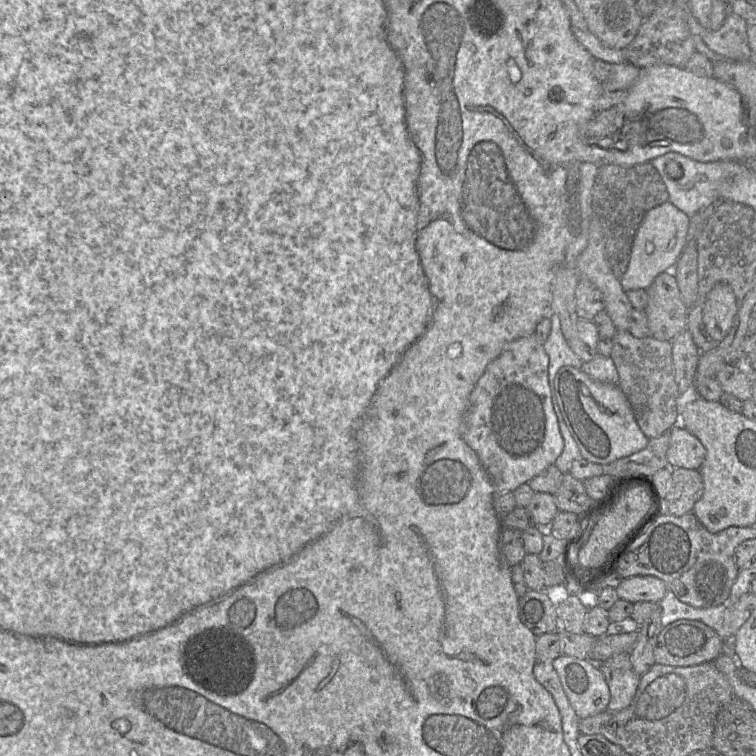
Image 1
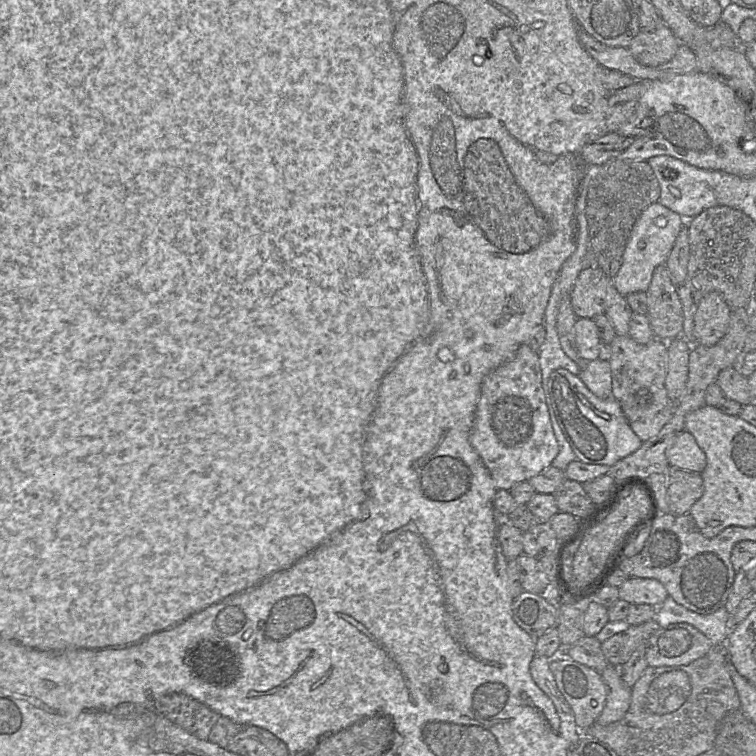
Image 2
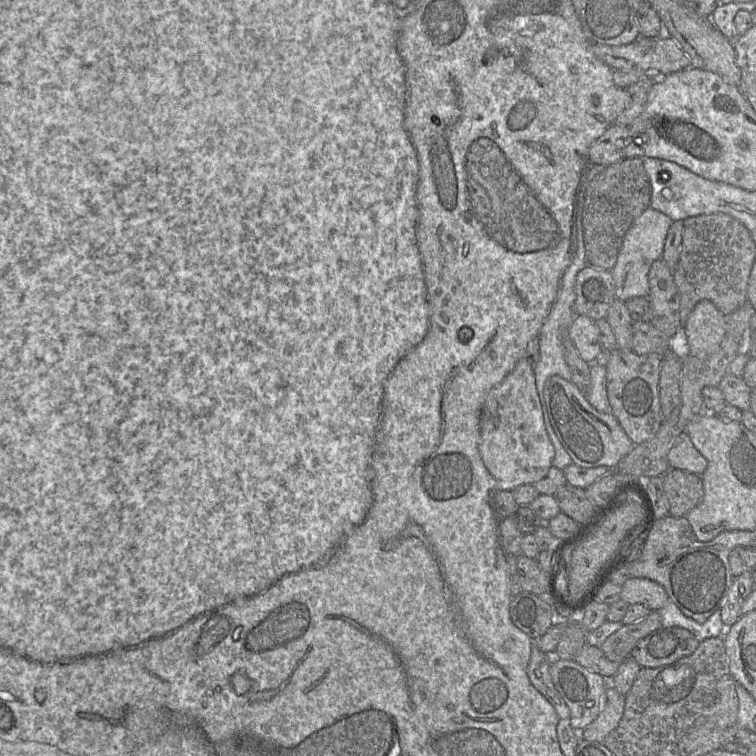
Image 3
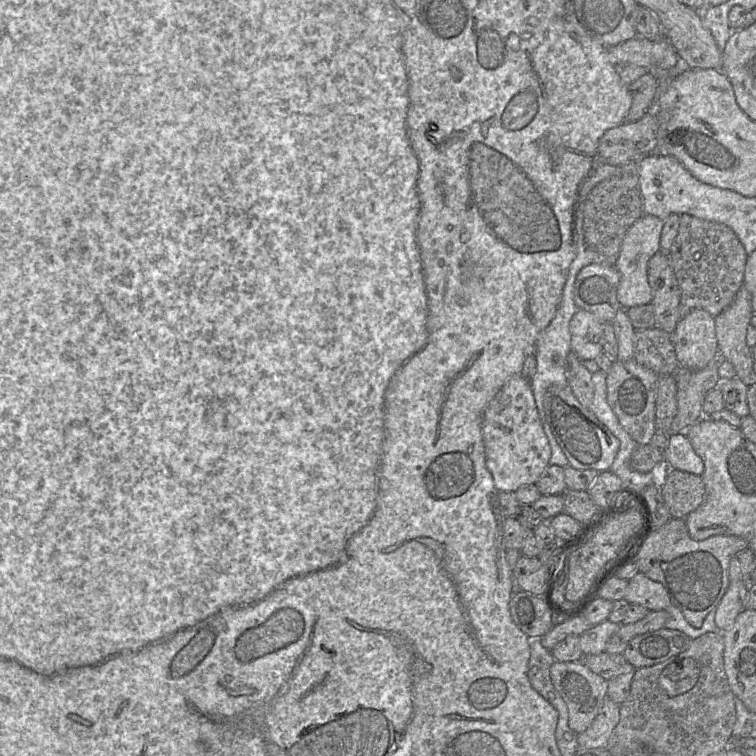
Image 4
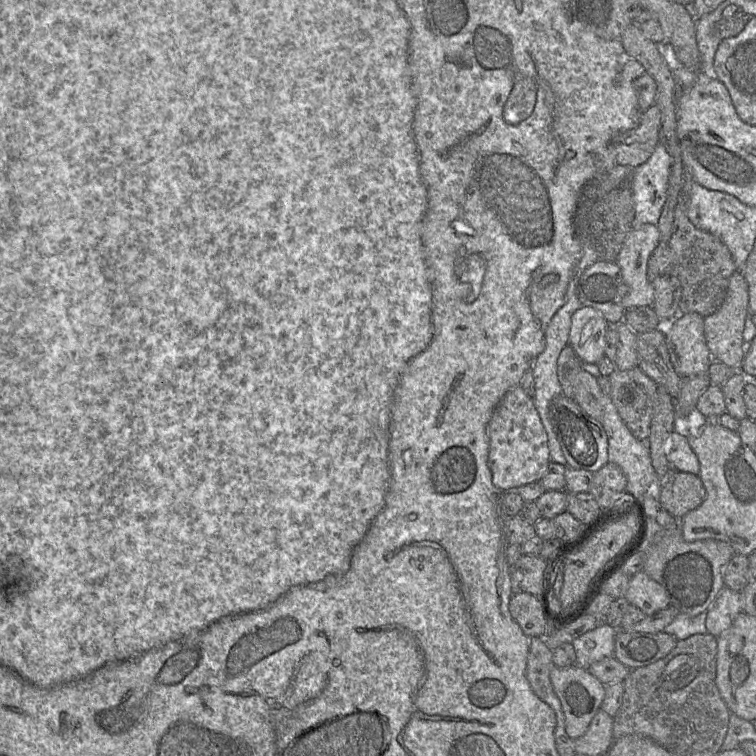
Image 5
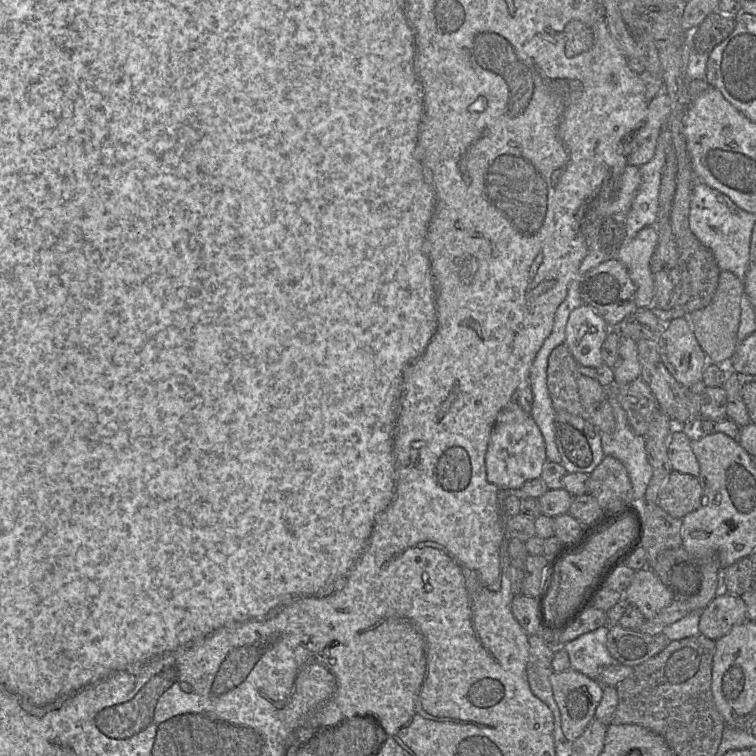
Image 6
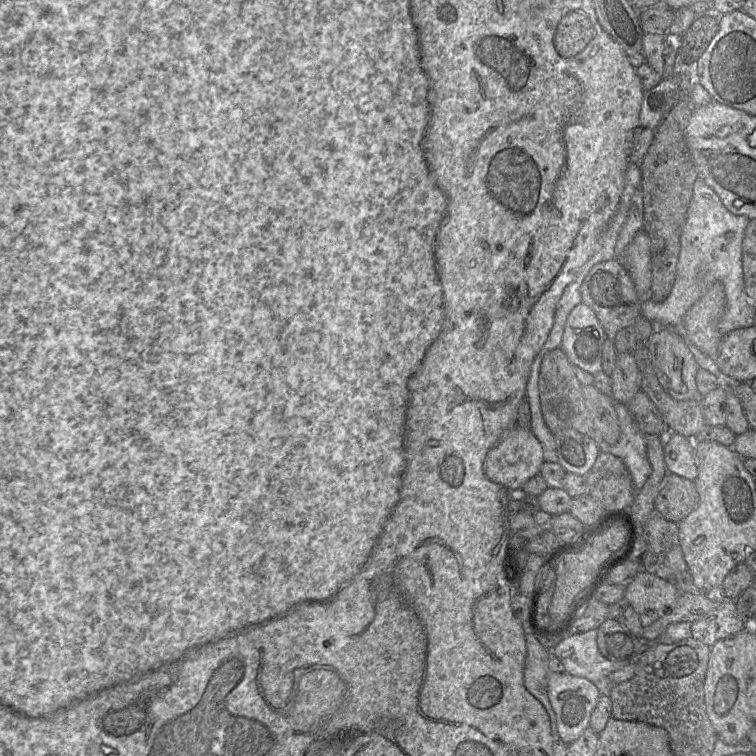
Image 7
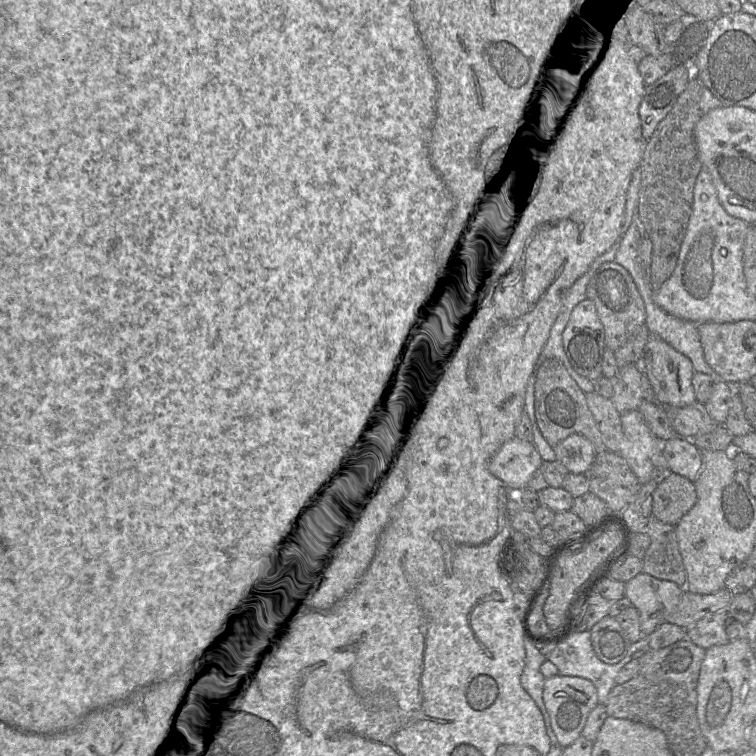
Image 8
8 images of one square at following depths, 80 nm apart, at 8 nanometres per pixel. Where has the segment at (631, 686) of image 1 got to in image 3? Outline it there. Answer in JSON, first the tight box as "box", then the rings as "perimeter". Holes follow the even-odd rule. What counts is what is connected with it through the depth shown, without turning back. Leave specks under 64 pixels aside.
{"box":[580,681,626,744],"perimeter":[[[608,681],[604,702],[596,719],[580,733],[580,739],[603,744],[606,736],[617,728],[625,708],[626,696],[620,694]]]}

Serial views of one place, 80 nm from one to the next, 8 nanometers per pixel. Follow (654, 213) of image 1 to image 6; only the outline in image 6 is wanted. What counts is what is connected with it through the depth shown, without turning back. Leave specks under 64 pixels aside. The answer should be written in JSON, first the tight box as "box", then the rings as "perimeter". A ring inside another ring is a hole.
{"box":[618,226,658,309],"perimeter":[[[646,226],[628,239],[618,252],[620,260],[636,286],[635,304],[638,309],[648,309],[654,303],[655,283],[650,267],[651,257],[658,243],[655,226]]]}

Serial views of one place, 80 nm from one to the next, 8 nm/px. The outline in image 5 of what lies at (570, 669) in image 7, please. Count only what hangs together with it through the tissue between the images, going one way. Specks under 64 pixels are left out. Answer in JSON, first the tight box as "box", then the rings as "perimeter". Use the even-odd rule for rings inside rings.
{"box":[572,621,618,669],"perimeter":[[[602,621],[598,627],[575,639],[572,644],[576,653],[576,665],[588,669],[594,662],[613,657],[618,630]]]}

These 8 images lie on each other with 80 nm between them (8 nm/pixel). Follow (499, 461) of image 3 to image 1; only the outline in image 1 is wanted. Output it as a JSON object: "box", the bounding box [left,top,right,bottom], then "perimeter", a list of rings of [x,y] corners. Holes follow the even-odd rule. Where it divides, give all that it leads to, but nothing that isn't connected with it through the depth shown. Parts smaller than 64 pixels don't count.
{"box":[461,334,563,494],"perimeter":[[[534,334],[518,338],[513,342],[507,344],[500,355],[487,365],[484,373],[479,378],[470,394],[468,408],[462,421],[461,435],[465,443],[478,456],[482,466],[491,479],[493,487],[496,490],[496,494],[503,492],[513,492],[521,484],[528,483],[533,477],[540,474],[550,465],[553,465],[558,456],[563,451],[563,437],[560,433],[557,417],[553,410],[551,401],[551,391],[548,380],[548,364],[549,357],[544,350],[544,346],[537,340]]]}

